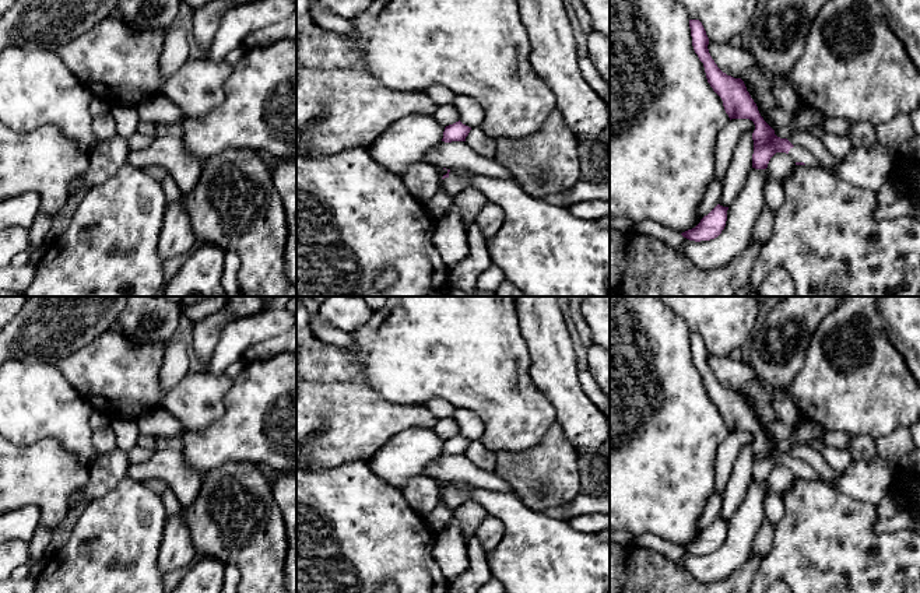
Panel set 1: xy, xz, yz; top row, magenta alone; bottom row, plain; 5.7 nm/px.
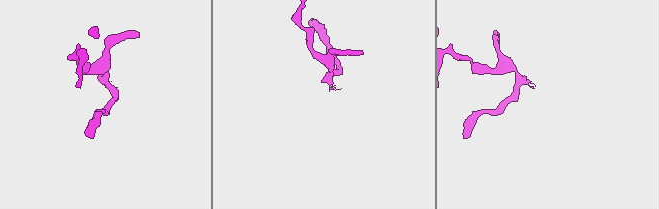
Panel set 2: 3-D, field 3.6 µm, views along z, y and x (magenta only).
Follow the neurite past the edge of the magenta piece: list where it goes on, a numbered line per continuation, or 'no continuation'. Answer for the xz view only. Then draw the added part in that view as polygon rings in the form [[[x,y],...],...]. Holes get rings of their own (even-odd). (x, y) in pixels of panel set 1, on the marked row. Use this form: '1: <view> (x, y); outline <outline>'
1: xz (543, 251); outline [[[450,169],[440,185],[452,194],[470,187],[481,190],[488,201],[502,207],[503,224],[487,242],[489,255],[492,264],[503,271],[505,280],[526,296],[610,296],[610,228],[573,217],[566,207],[534,199],[513,179],[478,173],[461,178]]]

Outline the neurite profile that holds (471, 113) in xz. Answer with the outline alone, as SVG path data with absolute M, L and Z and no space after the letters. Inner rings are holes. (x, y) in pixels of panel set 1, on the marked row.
M456 95L454 106L459 110L460 122L468 127L481 127L485 112L484 108L473 98L466 95Z

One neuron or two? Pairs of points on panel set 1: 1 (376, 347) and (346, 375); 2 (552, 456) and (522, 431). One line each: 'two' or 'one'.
1: two
2: two

